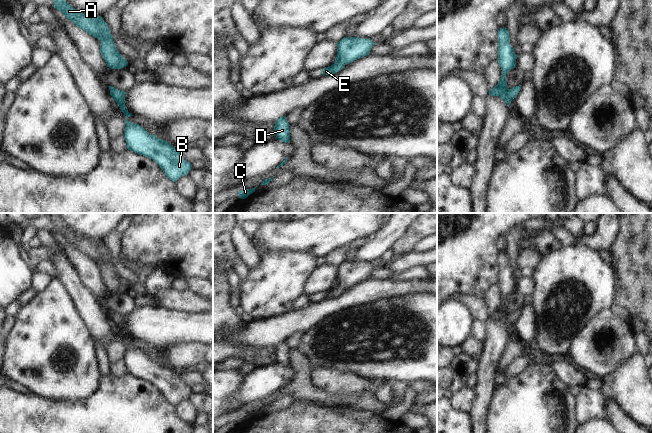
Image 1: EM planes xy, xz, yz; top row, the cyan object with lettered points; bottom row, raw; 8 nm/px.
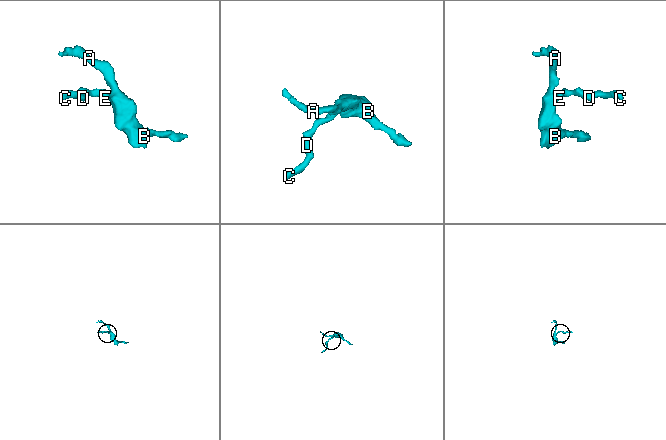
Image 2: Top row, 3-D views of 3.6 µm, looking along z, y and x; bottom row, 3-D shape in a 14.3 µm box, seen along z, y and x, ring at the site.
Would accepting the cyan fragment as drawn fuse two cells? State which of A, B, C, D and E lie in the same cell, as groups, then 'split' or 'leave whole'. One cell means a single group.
A B C D E | leave whole

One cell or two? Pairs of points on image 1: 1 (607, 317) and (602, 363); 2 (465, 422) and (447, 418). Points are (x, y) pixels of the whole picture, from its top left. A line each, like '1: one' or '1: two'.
1: one
2: one

